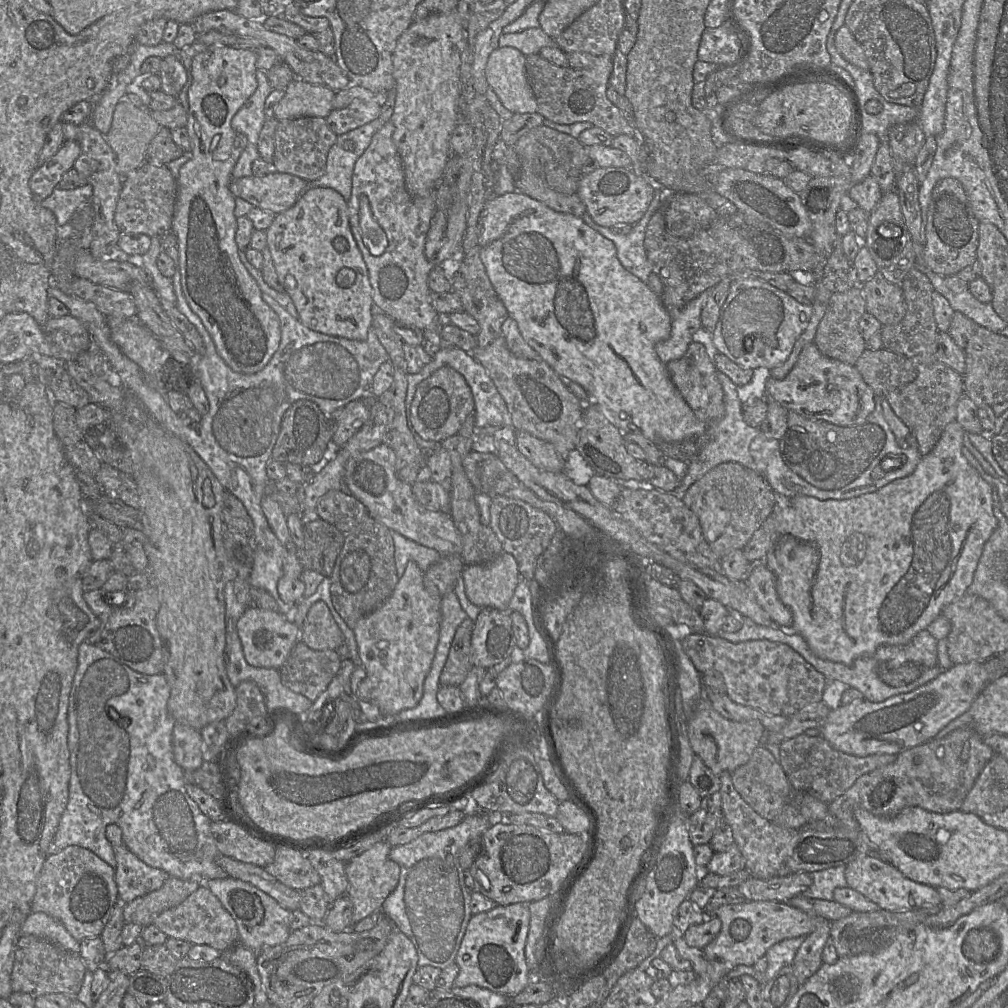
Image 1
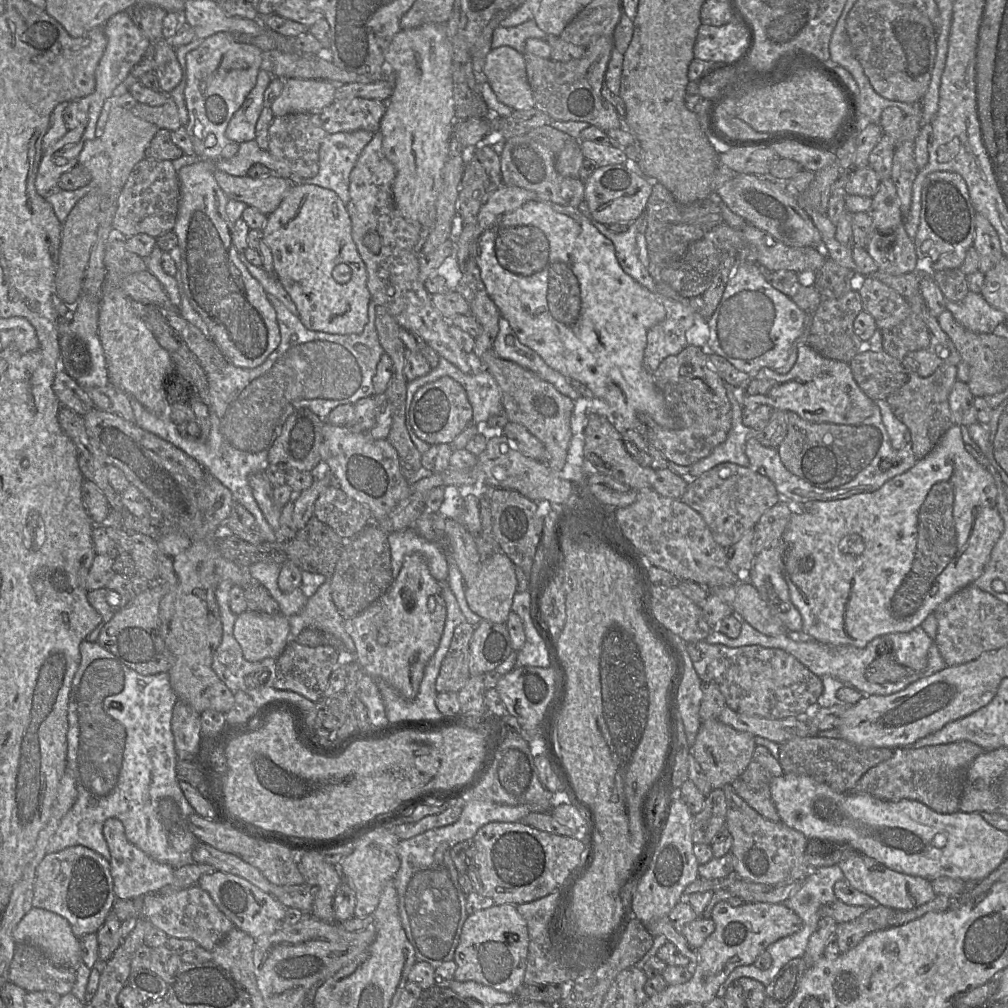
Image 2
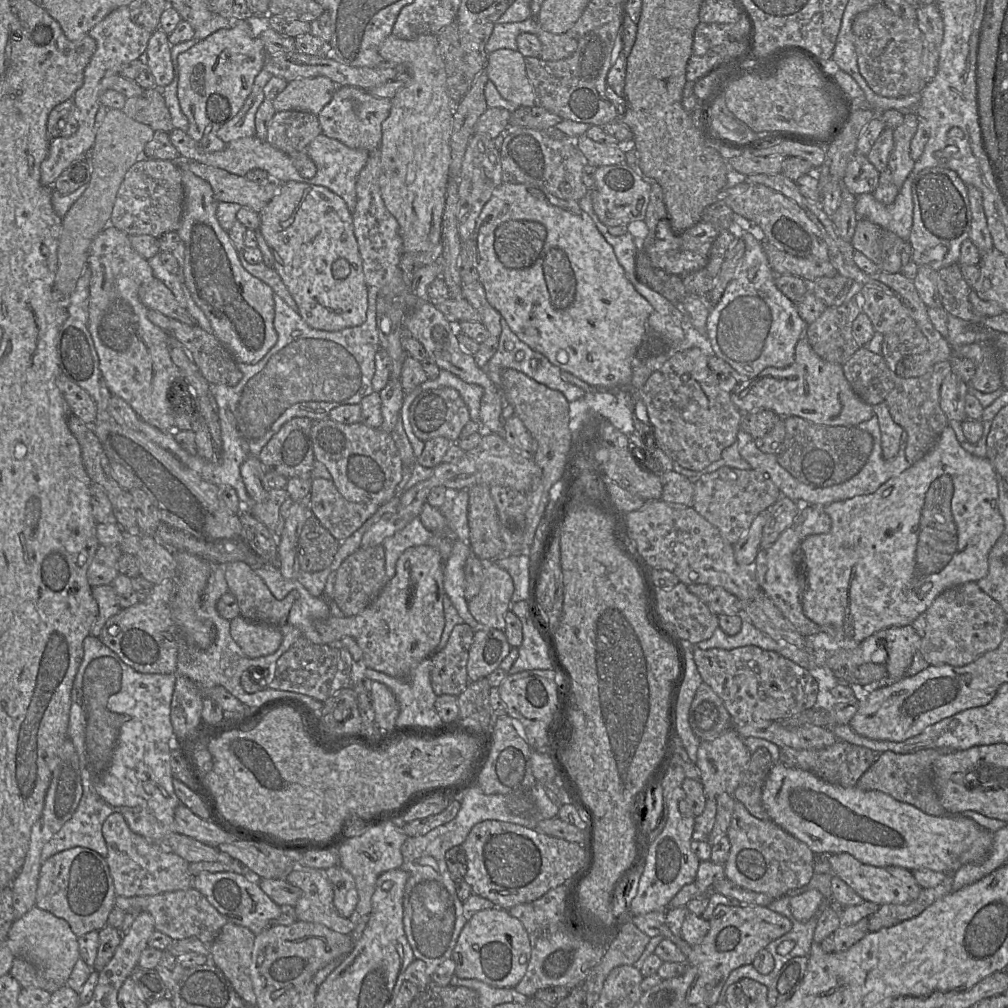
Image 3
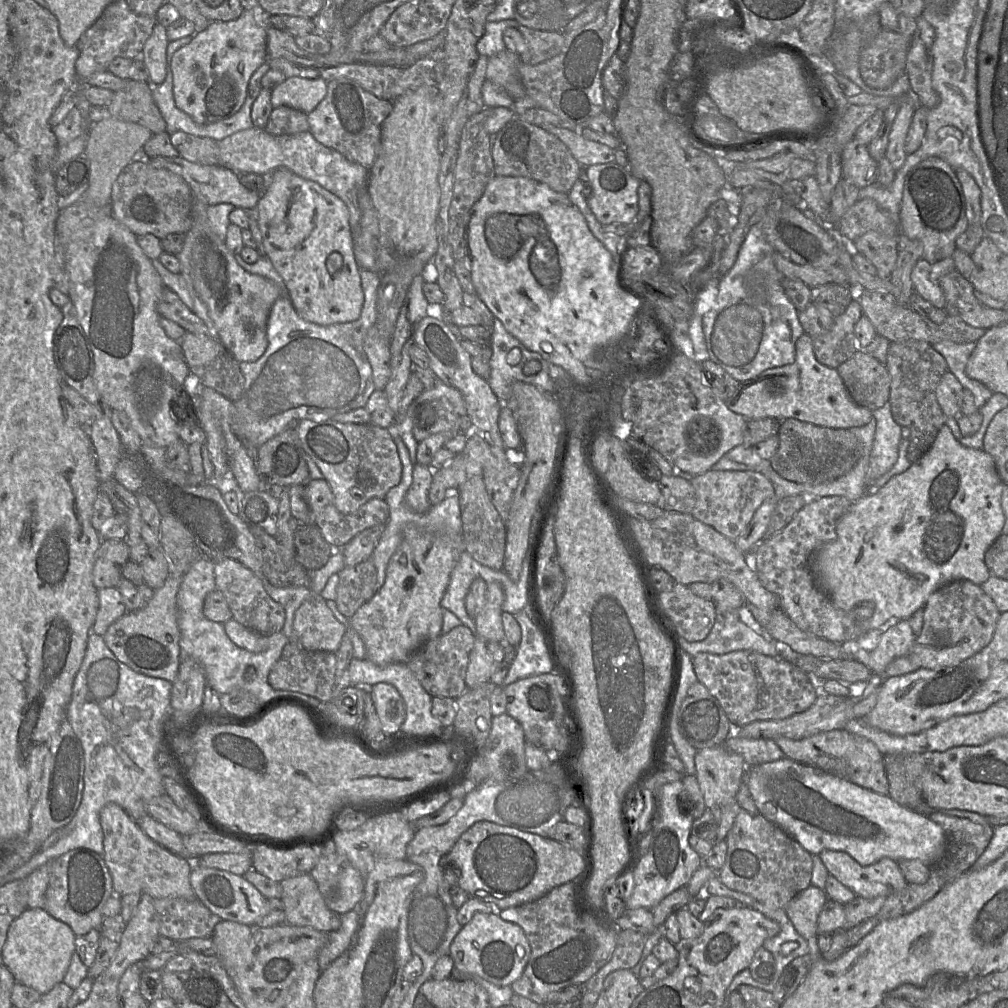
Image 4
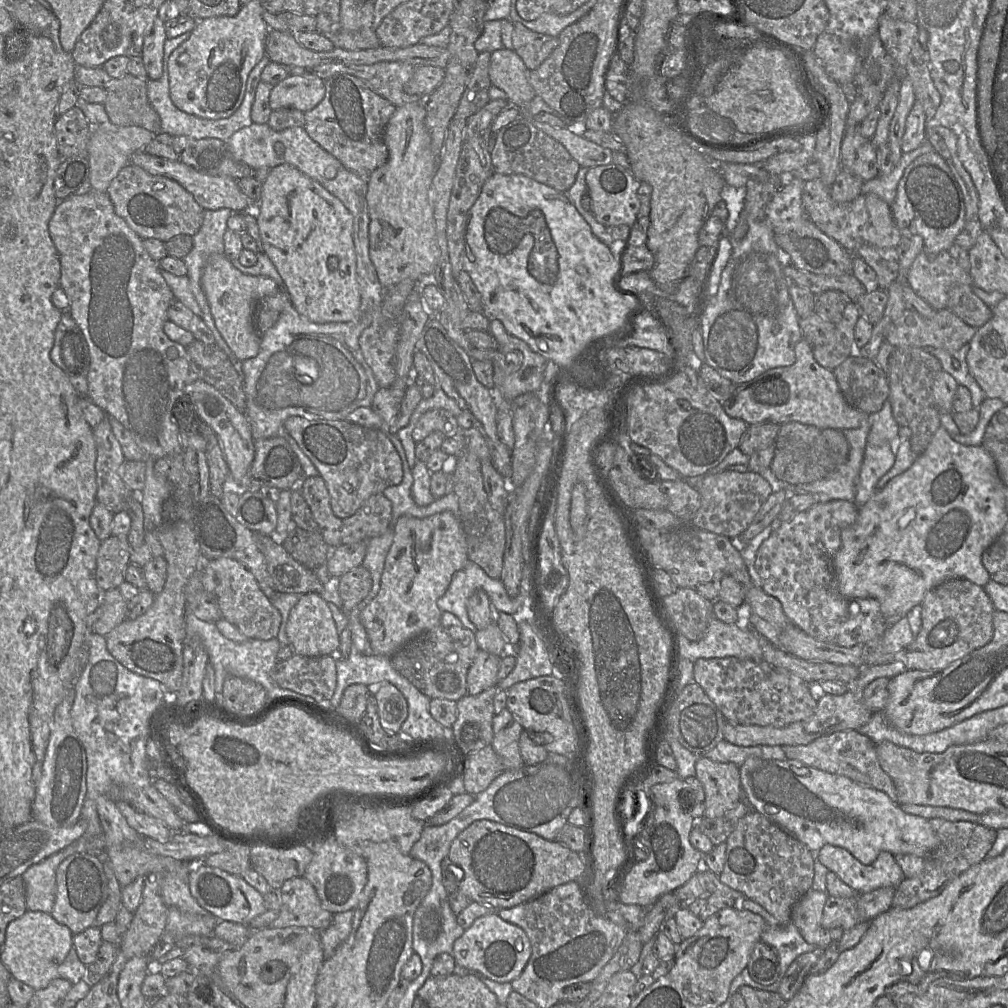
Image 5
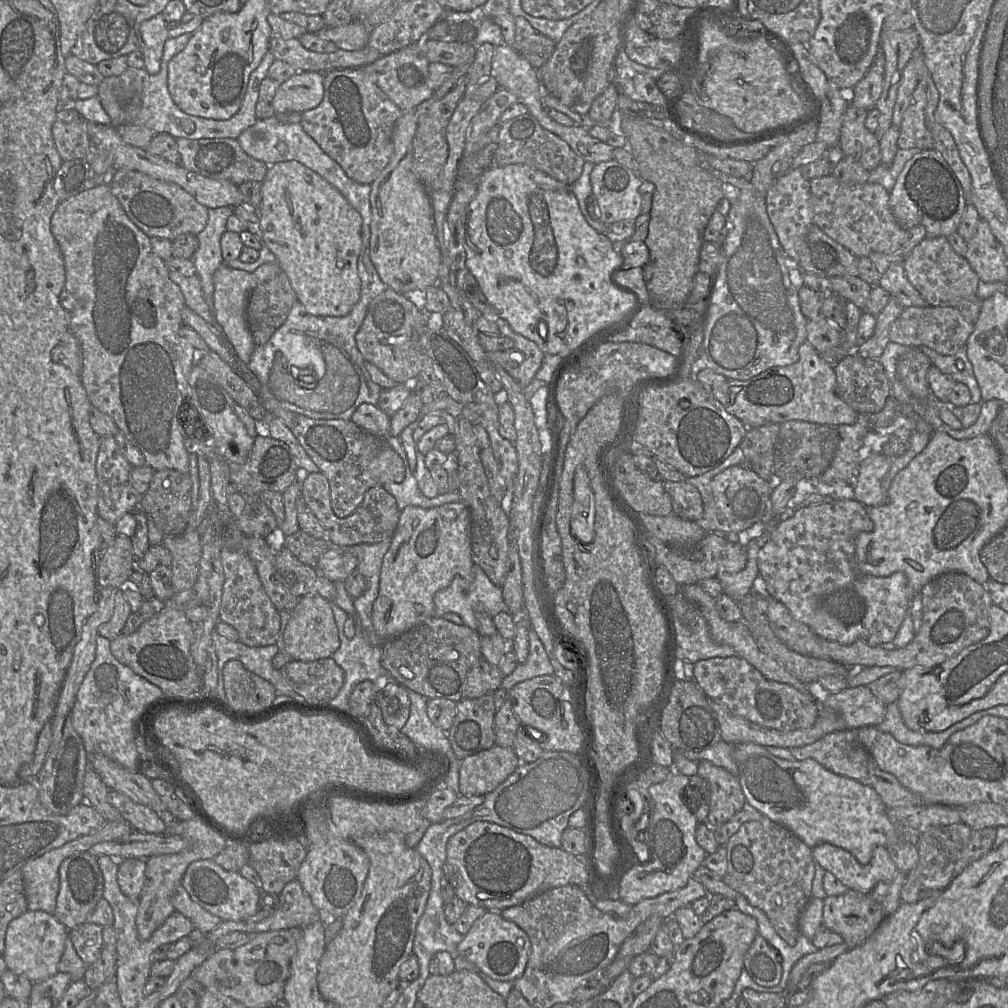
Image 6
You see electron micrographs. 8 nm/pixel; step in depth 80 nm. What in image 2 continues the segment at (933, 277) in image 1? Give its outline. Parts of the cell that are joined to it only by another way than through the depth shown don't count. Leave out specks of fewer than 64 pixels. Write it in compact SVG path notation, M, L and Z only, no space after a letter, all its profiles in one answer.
M970 290L959 302L946 301L946 309L960 326L979 334L993 333L996 326L1007 319L1005 314L992 307L982 294Z

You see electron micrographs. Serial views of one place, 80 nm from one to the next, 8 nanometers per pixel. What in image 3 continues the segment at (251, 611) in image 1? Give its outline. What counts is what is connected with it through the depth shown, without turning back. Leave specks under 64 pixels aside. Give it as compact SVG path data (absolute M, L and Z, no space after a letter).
M240 615L230 621L230 634L251 659L275 653L283 639L279 626L250 621Z

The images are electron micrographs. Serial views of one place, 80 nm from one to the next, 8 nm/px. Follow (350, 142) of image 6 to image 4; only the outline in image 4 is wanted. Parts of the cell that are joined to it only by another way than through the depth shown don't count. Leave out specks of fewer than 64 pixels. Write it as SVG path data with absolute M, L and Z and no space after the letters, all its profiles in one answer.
M342 78L328 81L325 98L307 115L310 132L318 142L370 170L380 150L382 124L392 109L393 100L380 99L356 82Z

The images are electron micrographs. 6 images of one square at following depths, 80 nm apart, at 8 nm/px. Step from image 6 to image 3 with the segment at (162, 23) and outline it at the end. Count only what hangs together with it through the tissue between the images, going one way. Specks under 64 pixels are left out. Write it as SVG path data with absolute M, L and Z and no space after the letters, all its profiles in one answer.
M159 27L152 32L147 49L142 56L152 72L158 88L169 85L174 77L171 47L168 35Z

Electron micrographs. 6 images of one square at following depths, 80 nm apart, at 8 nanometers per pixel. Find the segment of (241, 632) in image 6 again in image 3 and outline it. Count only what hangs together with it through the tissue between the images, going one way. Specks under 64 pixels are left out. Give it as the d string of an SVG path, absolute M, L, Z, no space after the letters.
M232 562L226 564L223 569L228 591L236 598L239 605L240 616L250 621L264 622L275 626L287 623L289 611L298 598L296 591L291 591L284 600L279 601L271 594L264 581L246 563Z

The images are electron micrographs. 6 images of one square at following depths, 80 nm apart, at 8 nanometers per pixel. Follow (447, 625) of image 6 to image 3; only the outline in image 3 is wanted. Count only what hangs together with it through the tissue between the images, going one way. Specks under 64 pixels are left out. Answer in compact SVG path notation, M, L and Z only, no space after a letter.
M465 623L454 626L446 646L431 656L430 680L437 696L458 696L469 683L467 662L474 630Z

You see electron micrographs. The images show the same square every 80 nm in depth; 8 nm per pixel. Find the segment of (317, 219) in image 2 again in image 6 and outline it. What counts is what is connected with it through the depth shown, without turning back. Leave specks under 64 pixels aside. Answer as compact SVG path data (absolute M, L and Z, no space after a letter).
M282 161L269 166L266 175L261 182L261 204L258 208L261 230L263 232L263 245L276 256L281 270L287 275L292 288L294 289L298 301L304 306L306 311L318 317L342 317L347 315L360 299L361 281L358 275L357 263L362 242L362 217L349 204L345 197L323 177L304 166L298 161Z

